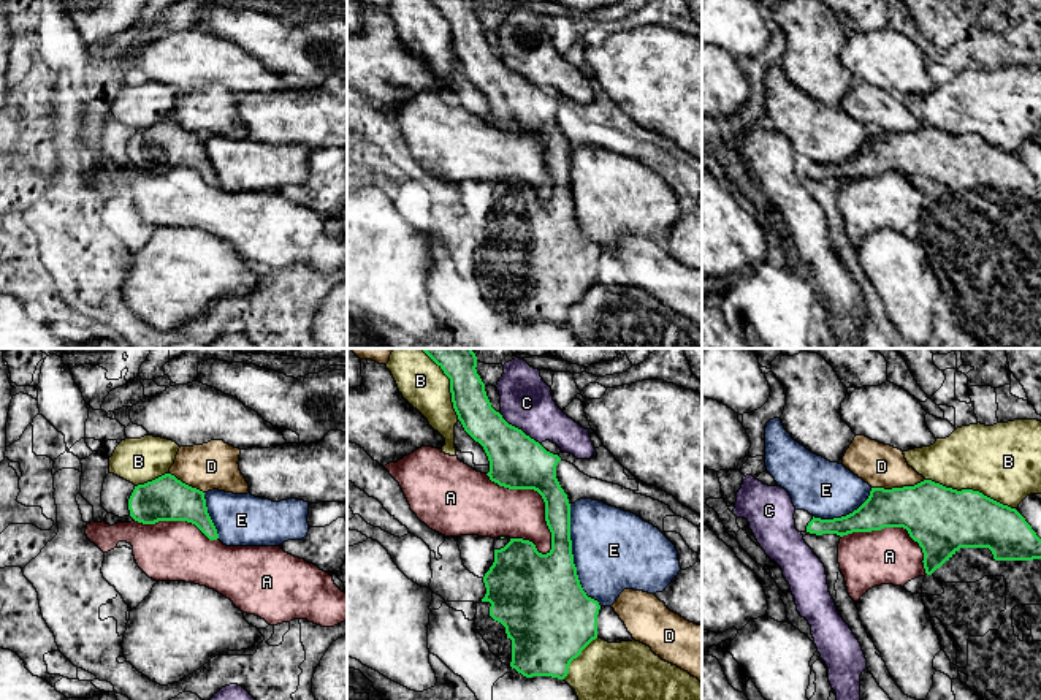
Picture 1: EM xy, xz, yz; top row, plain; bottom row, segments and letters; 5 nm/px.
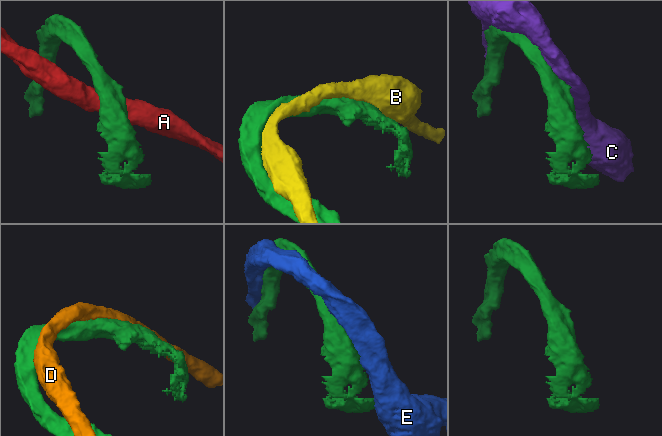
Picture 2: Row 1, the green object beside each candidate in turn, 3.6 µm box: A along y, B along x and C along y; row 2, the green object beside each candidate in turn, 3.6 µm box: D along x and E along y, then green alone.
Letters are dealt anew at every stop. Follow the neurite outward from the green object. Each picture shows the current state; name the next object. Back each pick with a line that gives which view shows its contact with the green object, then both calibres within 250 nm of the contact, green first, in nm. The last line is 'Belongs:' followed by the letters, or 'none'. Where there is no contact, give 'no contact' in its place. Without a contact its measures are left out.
Belongs: none

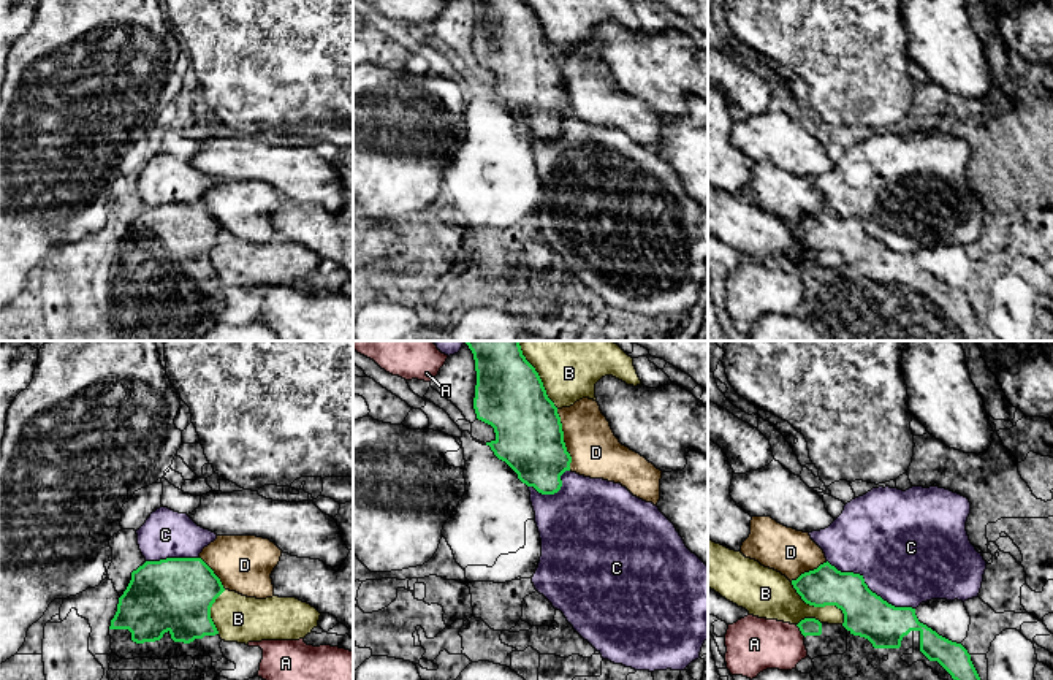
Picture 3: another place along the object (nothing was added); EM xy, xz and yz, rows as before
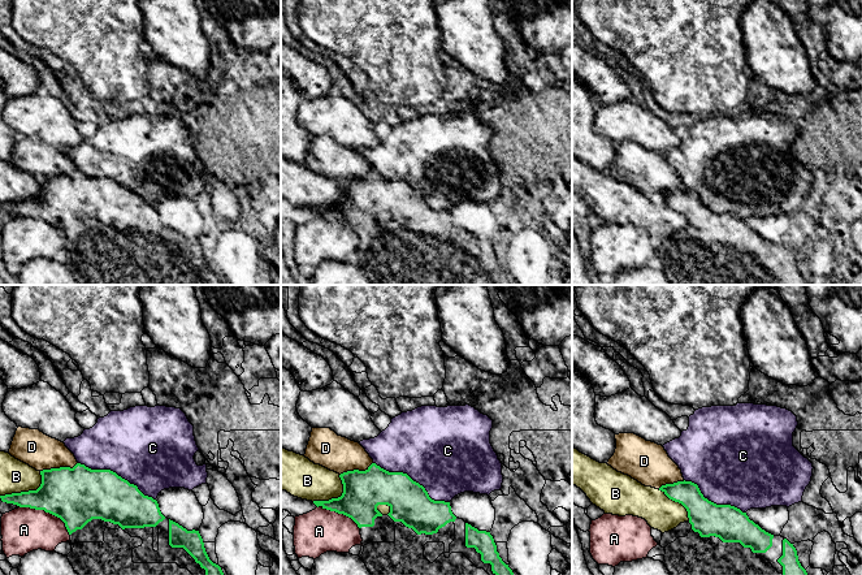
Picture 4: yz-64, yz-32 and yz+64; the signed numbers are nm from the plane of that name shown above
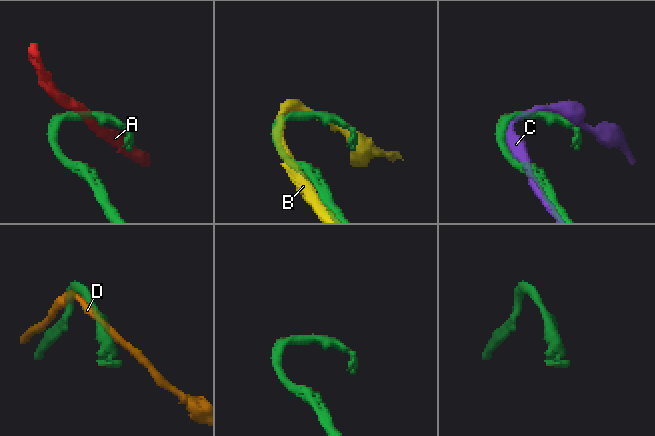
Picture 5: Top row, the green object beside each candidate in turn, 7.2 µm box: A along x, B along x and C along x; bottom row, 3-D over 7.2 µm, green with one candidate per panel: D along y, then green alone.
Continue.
Belongs: none

